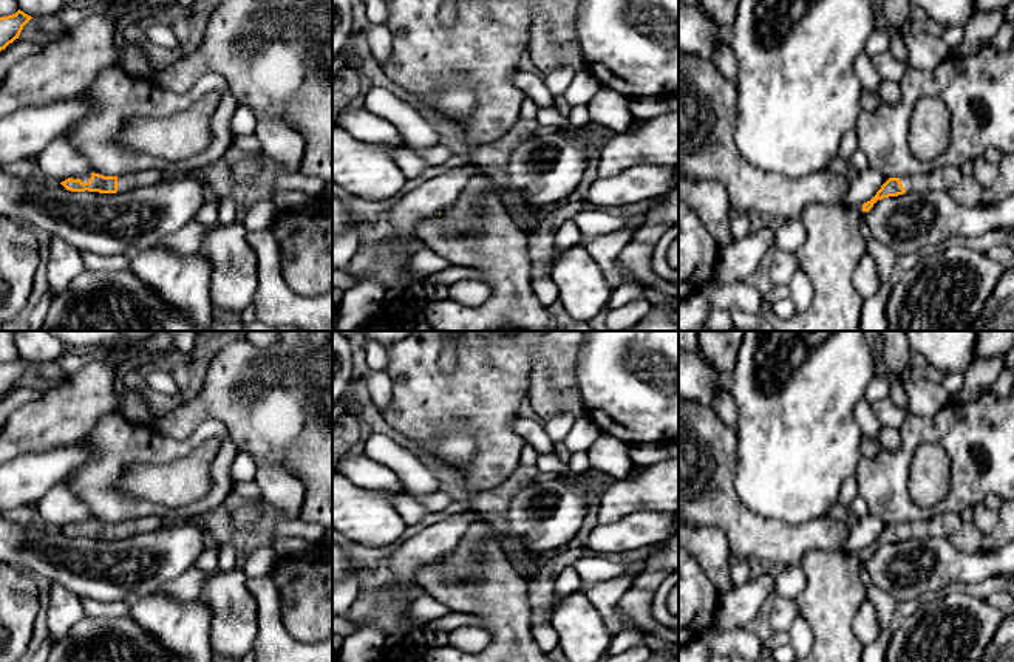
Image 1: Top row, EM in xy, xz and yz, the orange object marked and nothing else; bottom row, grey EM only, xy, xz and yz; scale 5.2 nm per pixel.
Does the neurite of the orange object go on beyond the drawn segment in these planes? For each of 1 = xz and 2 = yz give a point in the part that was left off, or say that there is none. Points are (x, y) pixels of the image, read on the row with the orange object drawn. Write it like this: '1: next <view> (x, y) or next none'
1: next none
2: next yz (965, 191)

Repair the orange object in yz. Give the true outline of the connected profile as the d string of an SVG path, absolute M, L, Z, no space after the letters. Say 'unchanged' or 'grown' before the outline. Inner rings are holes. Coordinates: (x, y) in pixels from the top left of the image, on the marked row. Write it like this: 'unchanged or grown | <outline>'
grown | M1014 153L1003 155L999 164L999 176L989 189L983 189L974 176L963 176L960 167L948 166L932 170L926 176L910 175L889 178L876 195L863 204L863 212L869 212L878 200L898 196L907 192L918 193L924 189L944 189L965 207L999 204L1014 193Z

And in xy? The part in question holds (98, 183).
grown | M145 169L141 172L122 175L122 176L104 176L99 173L82 175L79 178L68 178L60 184L71 192L99 192L99 193L116 193L130 192L138 187L145 187L161 181L155 169Z

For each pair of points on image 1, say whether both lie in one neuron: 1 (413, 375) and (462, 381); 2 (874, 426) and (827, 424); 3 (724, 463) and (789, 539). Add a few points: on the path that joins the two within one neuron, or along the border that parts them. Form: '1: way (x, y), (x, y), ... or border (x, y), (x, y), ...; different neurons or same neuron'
1: way (425, 381), (450, 381); same neuron
2: border (863, 396), (854, 409), (854, 418), (861, 435); different neurons
3: way (724, 487), (724, 500), (764, 539); same neuron

